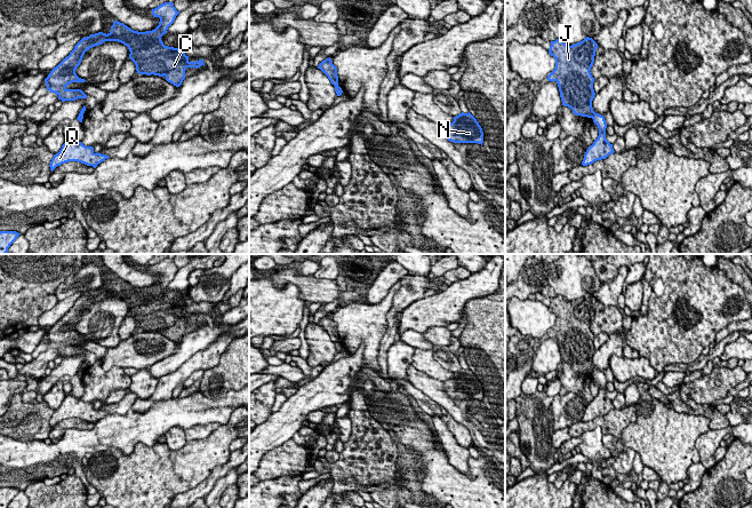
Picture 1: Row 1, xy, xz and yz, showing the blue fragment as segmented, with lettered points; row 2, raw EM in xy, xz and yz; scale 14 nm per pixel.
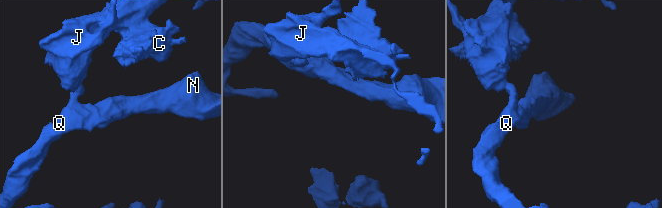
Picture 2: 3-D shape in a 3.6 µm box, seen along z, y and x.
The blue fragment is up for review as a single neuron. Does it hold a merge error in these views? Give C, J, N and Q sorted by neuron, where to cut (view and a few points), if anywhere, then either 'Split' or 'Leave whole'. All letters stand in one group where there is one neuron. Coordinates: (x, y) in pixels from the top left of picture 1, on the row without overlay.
Groups: C J / N Q. Split along yz (594, 368), (591, 373). Split

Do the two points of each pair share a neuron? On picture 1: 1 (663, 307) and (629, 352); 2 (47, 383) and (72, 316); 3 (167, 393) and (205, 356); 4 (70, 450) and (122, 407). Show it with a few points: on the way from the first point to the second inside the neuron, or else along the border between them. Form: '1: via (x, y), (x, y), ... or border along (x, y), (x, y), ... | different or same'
1: border along (626, 343), (640, 356) | different
2: border along (44, 375), (38, 380) | different
3: via (173, 382), (194, 363) | same
4: border along (130, 407), (124, 414), (110, 413) | different

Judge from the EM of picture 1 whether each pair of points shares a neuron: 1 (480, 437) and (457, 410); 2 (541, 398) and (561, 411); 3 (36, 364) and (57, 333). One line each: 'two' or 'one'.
1: one
2: two
3: one

